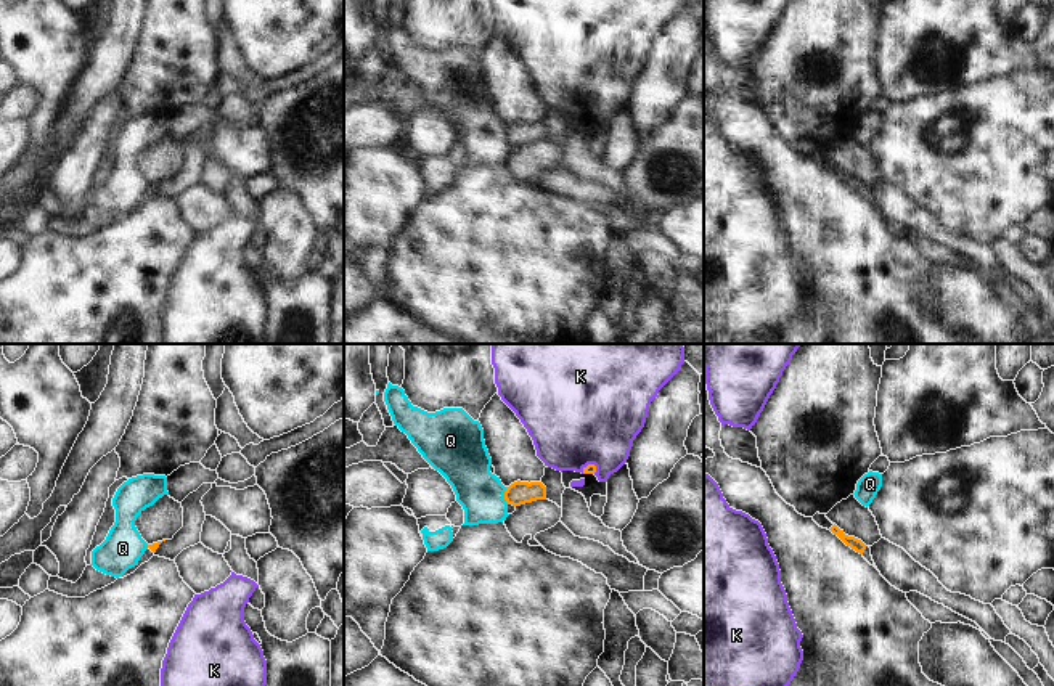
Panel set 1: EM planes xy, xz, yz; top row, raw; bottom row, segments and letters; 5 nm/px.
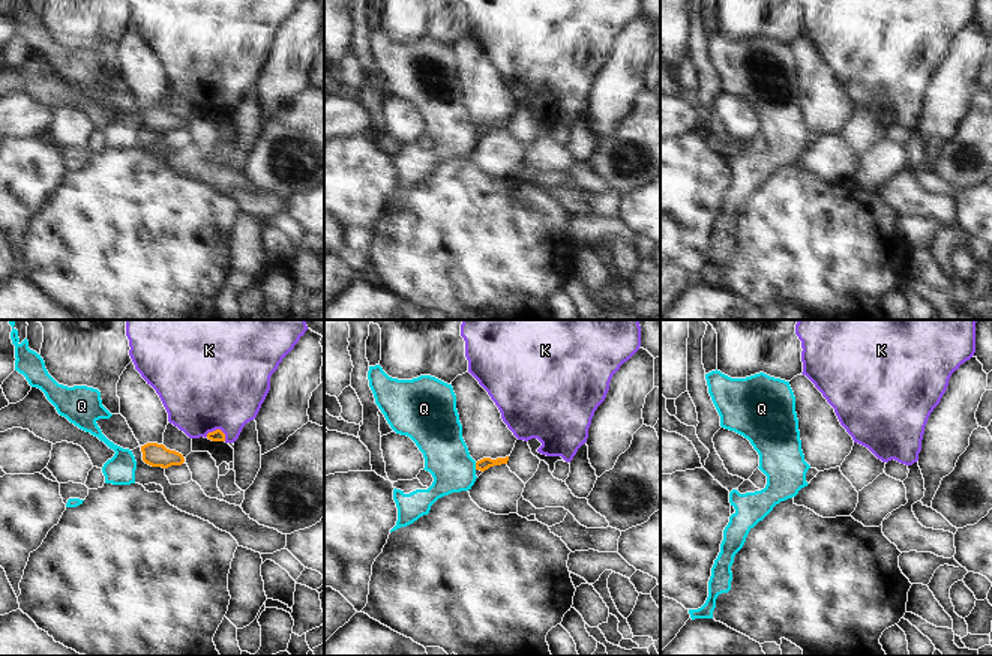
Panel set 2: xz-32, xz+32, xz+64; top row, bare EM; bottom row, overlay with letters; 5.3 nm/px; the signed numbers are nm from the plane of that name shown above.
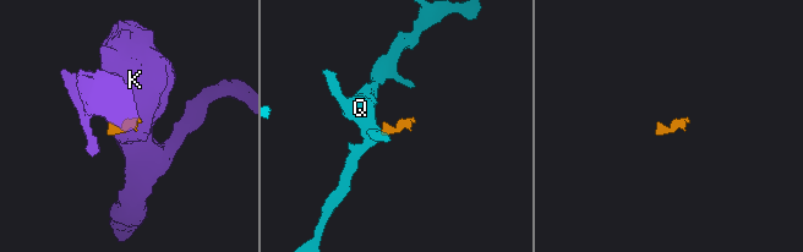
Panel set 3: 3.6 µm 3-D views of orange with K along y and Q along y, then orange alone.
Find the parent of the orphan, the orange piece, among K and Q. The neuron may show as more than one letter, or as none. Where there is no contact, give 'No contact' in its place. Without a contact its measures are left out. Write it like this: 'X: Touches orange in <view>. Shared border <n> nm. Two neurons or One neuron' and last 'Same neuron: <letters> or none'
K: Touches orange in xz. Shared border 90 nm. Two neurons
Q: Touches orange in xz. Shared border 90 nm. Two neurons
Same neuron: none

